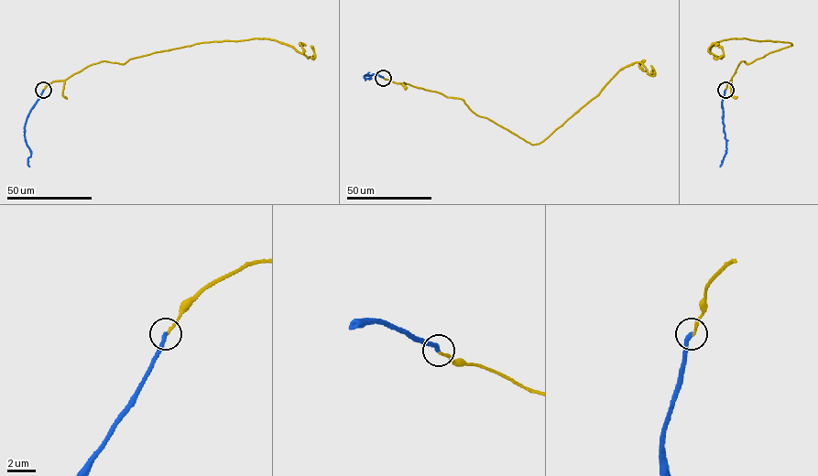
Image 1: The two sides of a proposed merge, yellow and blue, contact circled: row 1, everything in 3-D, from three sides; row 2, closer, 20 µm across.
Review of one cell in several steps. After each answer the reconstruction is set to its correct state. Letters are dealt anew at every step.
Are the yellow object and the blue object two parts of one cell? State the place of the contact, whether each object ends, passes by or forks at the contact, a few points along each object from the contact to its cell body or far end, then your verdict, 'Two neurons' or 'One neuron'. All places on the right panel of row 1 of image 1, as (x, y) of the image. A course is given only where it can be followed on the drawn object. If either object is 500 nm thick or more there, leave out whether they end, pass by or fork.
Place: (725, 90). At the ring yellow ends. At the ring blue ends. Course of yellow: (725, 90), (741, 61), (751, 63), (791, 44), (723, 39), (710, 48), (710, 52), (723, 57), (713, 57). Course of blue: (725, 90), (722, 108), (726, 149), (720, 167). Two neurons

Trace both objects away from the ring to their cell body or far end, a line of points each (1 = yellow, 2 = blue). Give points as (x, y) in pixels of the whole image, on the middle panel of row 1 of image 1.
1: (383, 78), (462, 99), (476, 114), (536, 144), (594, 98), (619, 70), (639, 62), (653, 76), (651, 65)
2: (383, 77), (375, 74), (364, 77), (370, 78), (367, 75), (369, 72)

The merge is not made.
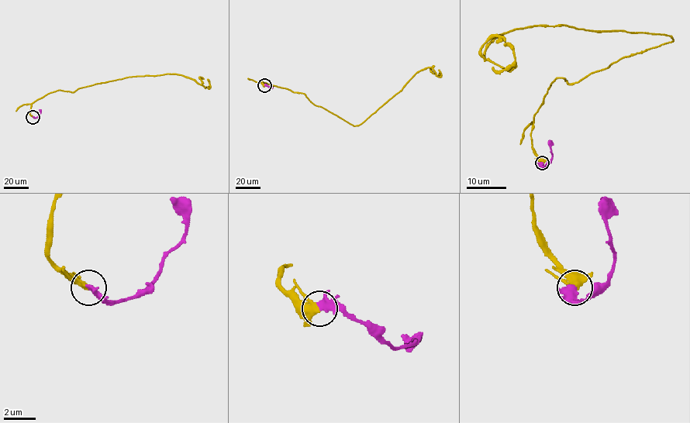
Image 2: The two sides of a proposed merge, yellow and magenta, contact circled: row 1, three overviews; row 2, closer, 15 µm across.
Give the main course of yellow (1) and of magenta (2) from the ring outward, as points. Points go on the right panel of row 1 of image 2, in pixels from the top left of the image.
1: (542, 163), (534, 115), (557, 77), (579, 81), (673, 38), (514, 29), (484, 49), (514, 67), (491, 67)
2: (542, 163), (546, 166), (552, 159), (549, 140)

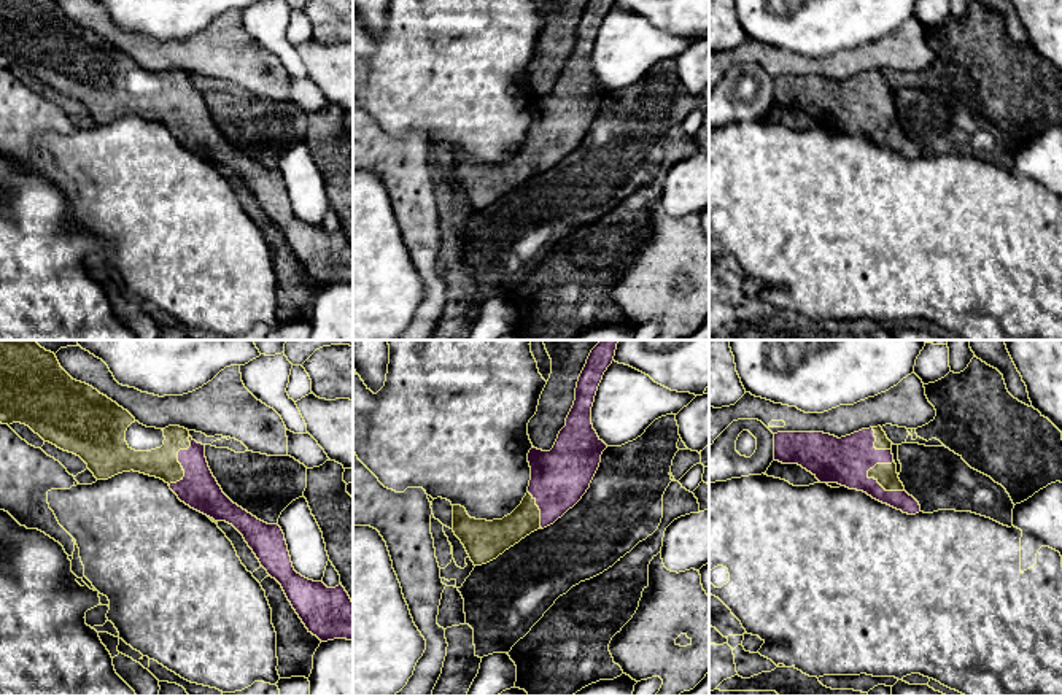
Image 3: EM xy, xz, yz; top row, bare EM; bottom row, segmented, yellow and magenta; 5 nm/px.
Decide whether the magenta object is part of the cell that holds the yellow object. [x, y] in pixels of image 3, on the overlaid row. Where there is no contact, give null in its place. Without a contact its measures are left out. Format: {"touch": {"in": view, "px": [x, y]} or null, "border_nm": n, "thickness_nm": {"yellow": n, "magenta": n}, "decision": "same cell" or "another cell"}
{"touch": {"in": "yz", "px": [884, 488]}, "border_nm": 220, "thickness_nm": {"yellow": 110, "magenta": 240}, "decision": "same cell"}

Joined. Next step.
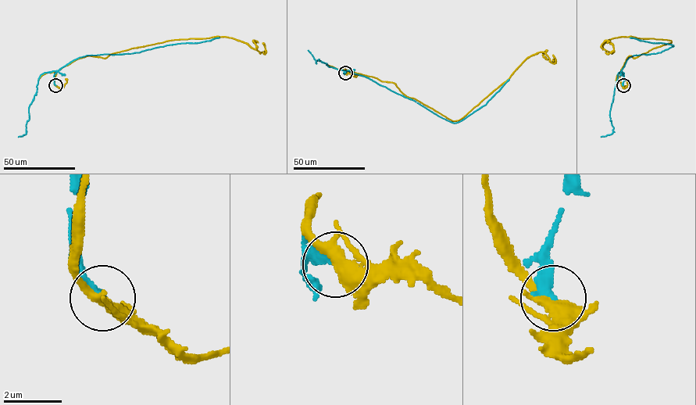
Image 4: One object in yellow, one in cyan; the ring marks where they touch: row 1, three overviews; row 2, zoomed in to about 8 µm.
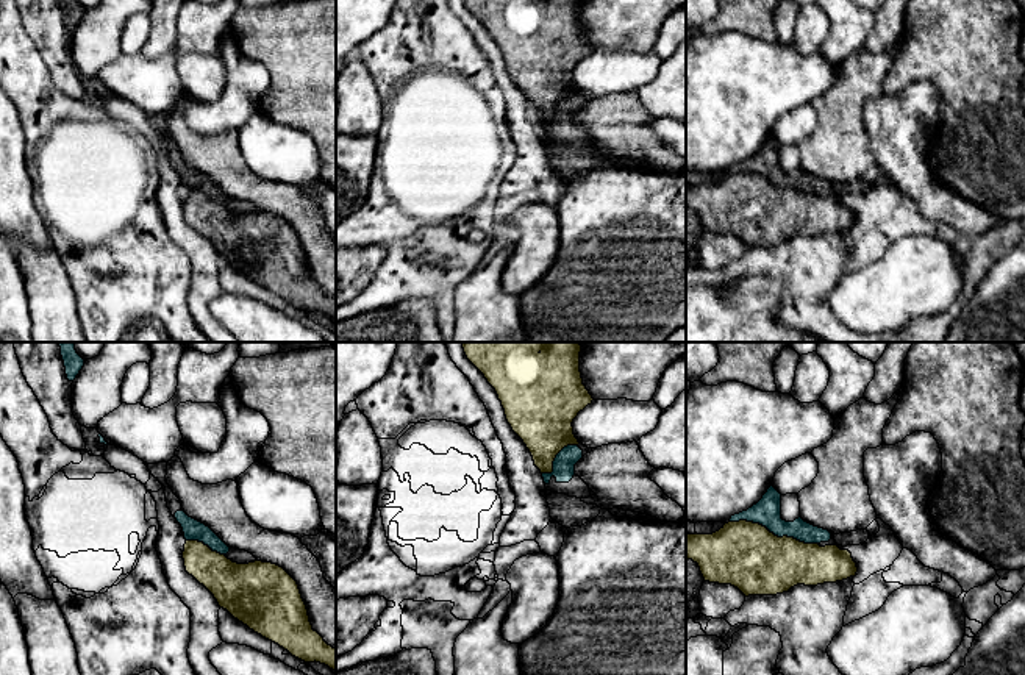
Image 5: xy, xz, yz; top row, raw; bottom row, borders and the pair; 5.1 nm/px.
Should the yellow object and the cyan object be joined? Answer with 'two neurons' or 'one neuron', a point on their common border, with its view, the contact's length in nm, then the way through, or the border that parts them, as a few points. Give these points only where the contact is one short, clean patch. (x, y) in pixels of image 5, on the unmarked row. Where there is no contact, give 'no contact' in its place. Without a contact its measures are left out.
two neurons | yz (772, 183) | 480 nm

